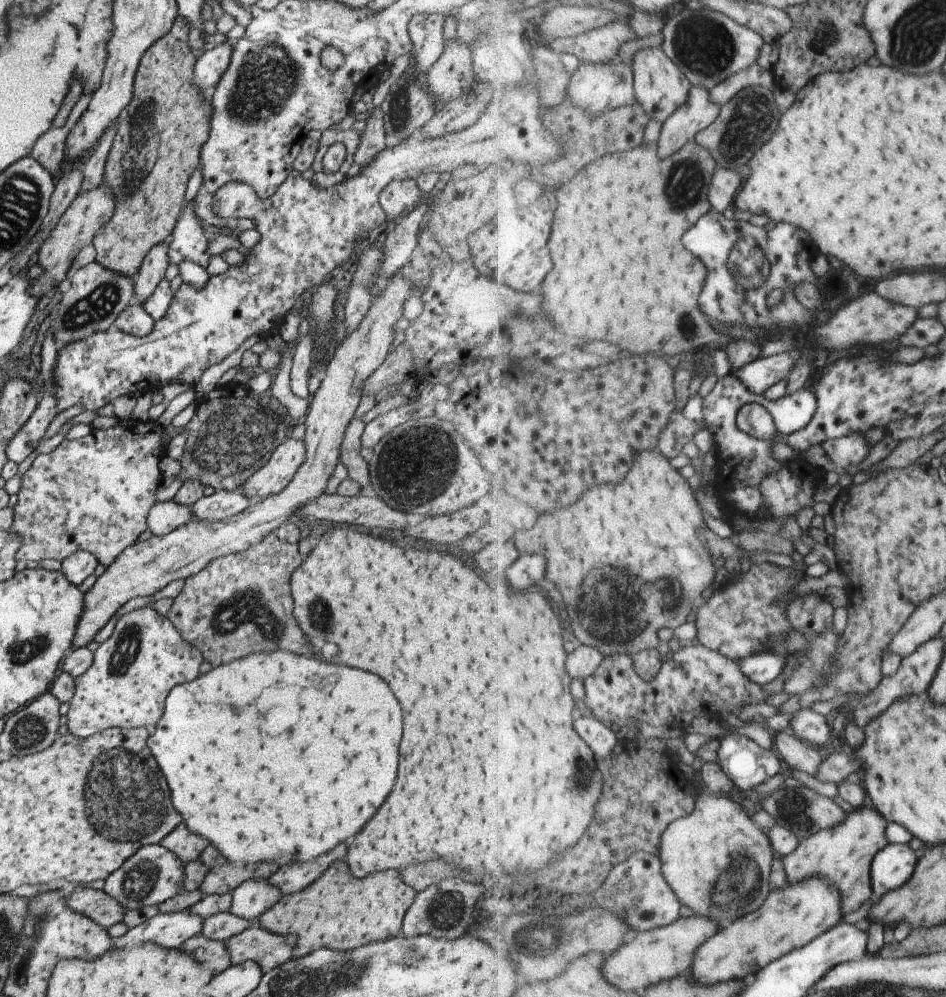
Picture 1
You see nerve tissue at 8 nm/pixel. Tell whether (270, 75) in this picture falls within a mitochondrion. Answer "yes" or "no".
yes

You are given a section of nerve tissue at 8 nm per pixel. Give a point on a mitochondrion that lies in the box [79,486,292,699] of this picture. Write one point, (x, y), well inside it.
(248, 608)

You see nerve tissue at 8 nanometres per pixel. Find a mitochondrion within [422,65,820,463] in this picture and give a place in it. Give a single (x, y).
(749, 122)

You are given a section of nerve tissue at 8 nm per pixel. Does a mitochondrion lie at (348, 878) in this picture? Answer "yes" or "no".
no

